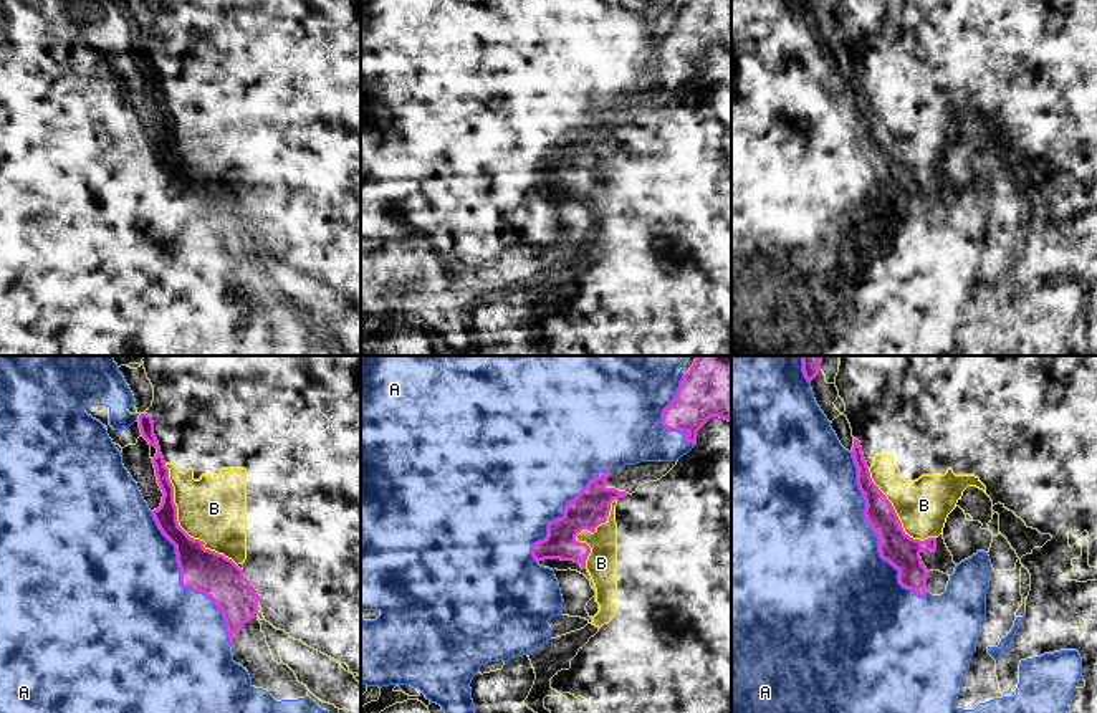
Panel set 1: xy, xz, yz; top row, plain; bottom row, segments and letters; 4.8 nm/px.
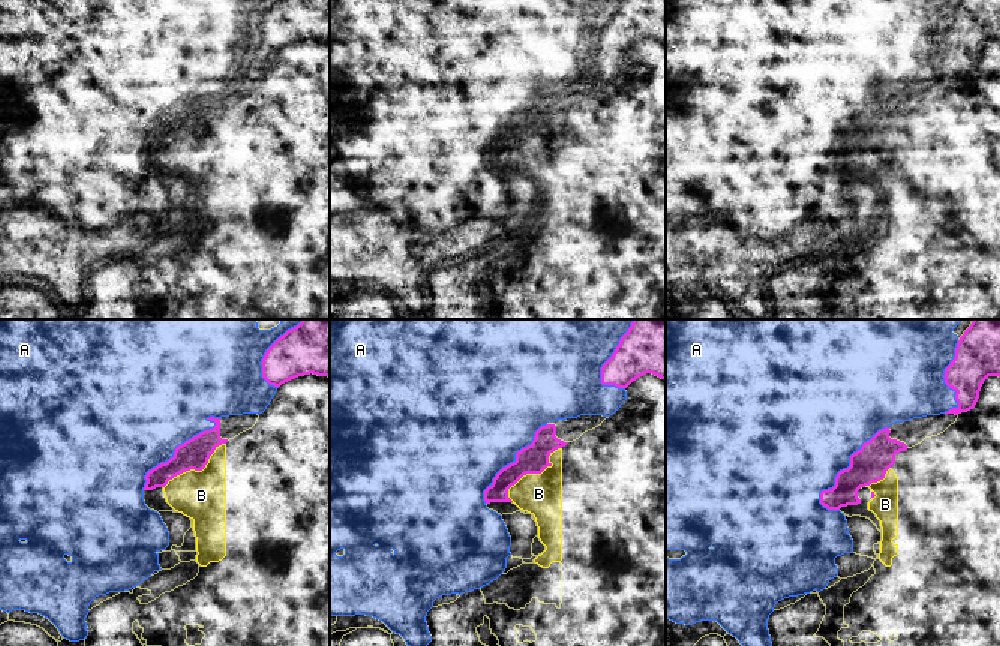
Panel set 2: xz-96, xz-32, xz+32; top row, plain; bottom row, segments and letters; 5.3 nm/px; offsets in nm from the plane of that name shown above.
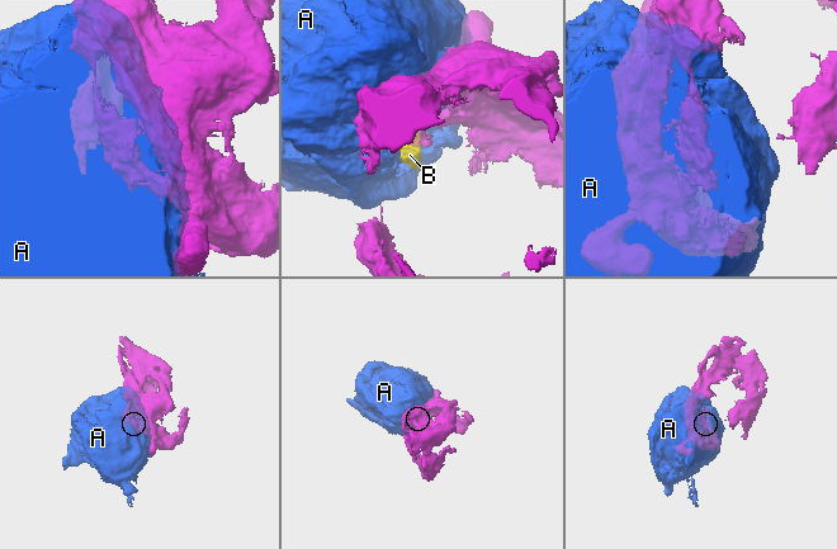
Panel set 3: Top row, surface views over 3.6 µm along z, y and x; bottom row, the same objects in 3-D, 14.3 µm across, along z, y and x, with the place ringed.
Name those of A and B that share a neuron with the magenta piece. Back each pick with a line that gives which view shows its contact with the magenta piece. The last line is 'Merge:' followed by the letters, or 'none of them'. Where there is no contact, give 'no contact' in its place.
Merge: none of them

